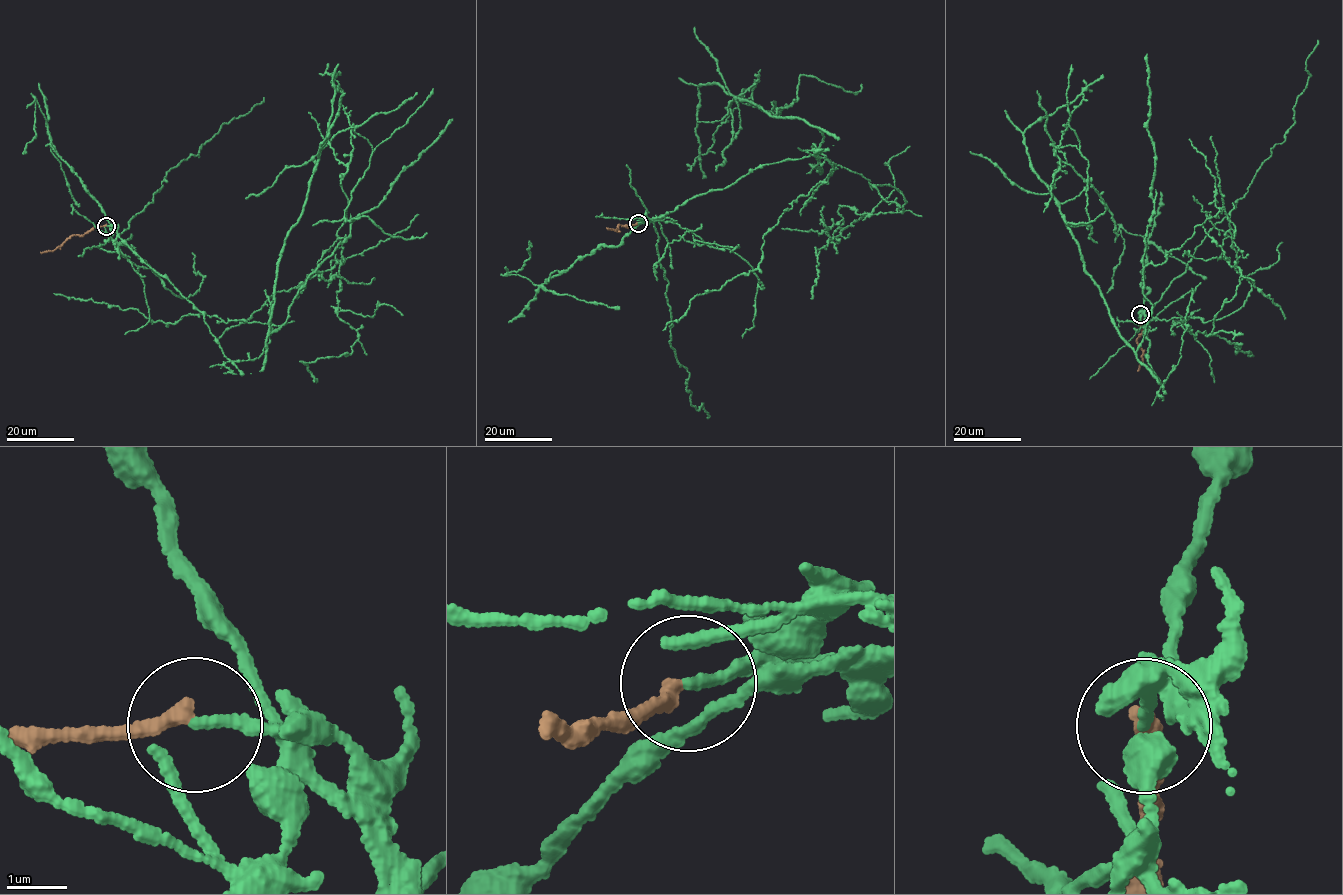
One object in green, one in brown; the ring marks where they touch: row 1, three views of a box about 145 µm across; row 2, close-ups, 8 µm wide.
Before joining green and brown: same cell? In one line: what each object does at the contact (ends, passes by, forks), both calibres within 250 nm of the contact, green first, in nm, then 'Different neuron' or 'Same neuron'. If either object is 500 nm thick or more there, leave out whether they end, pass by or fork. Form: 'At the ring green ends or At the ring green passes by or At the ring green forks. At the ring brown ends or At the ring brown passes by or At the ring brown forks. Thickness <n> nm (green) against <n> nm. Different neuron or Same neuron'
At the ring green ends. At the ring brown ends. Thickness 170 nm (green) against 240 nm. Different neuron

